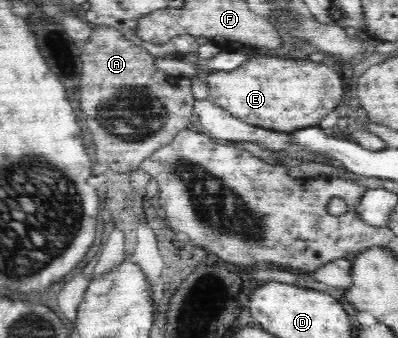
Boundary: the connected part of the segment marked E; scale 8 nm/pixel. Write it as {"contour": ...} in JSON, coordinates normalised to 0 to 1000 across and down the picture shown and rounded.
{"contour":[[[648,160],[623,172],[603,198],[583,210],[538,210],[518,228],[525,275],[520,296],[575,328],[588,346],[641,373],[729,393],[761,376],[794,373],[812,346],[839,328],[872,281],[872,240],[834,201],[776,175],[736,178]]]}

